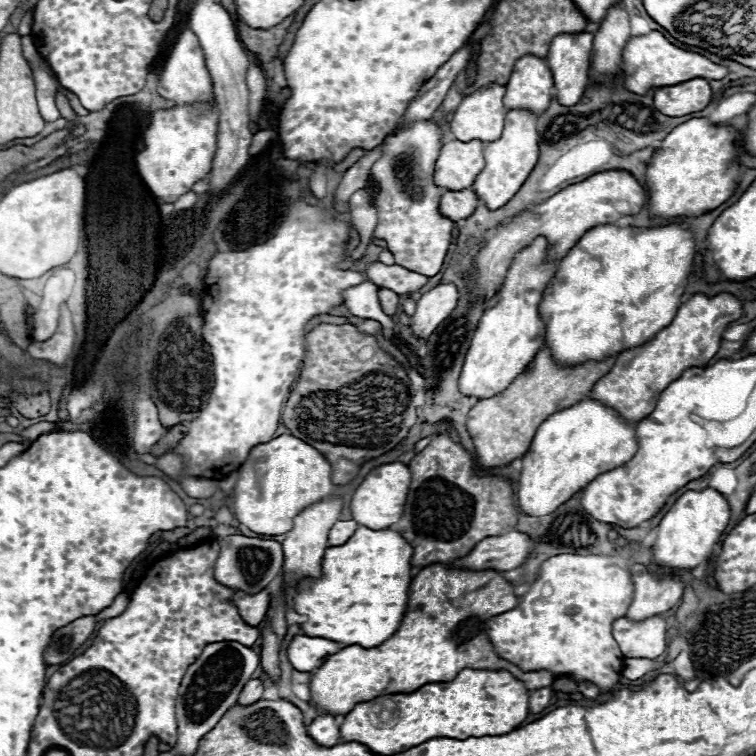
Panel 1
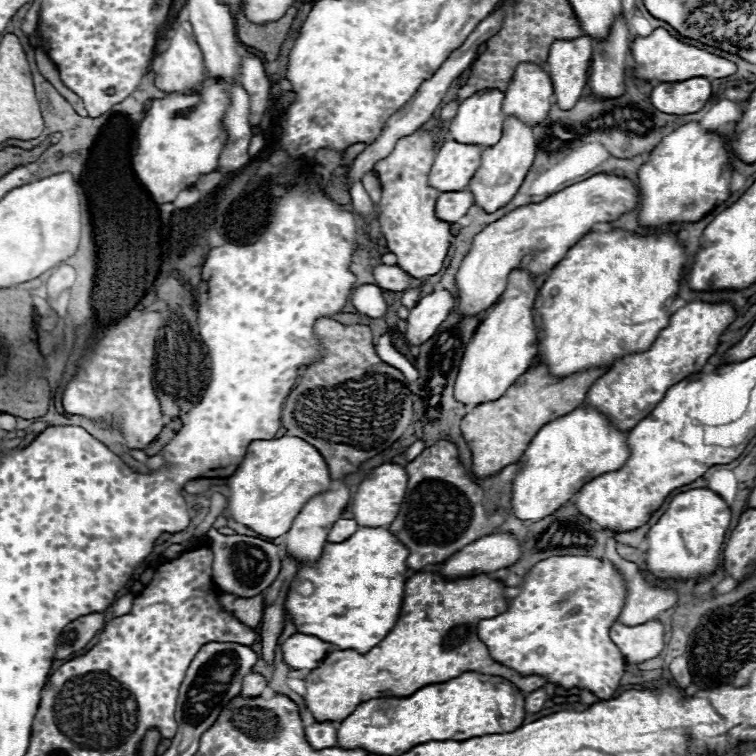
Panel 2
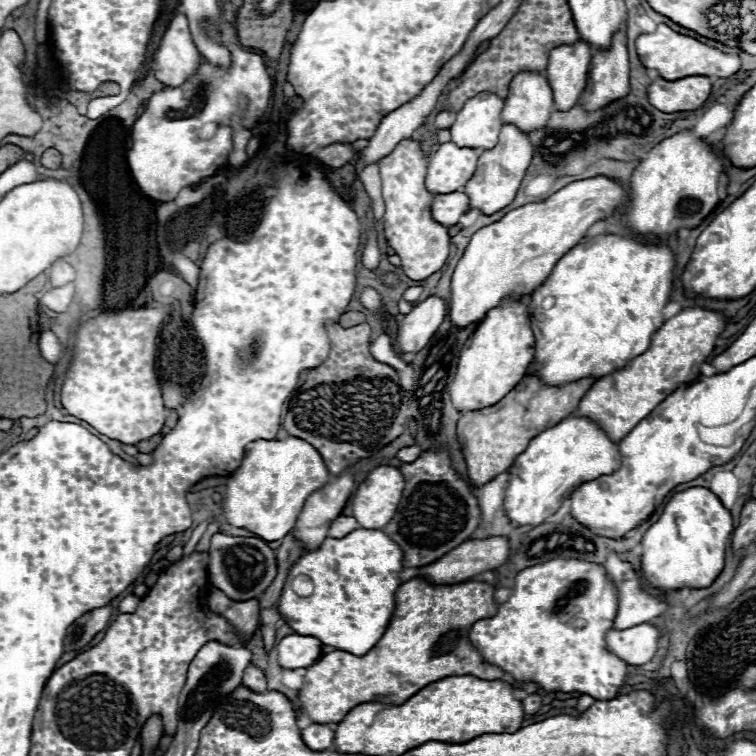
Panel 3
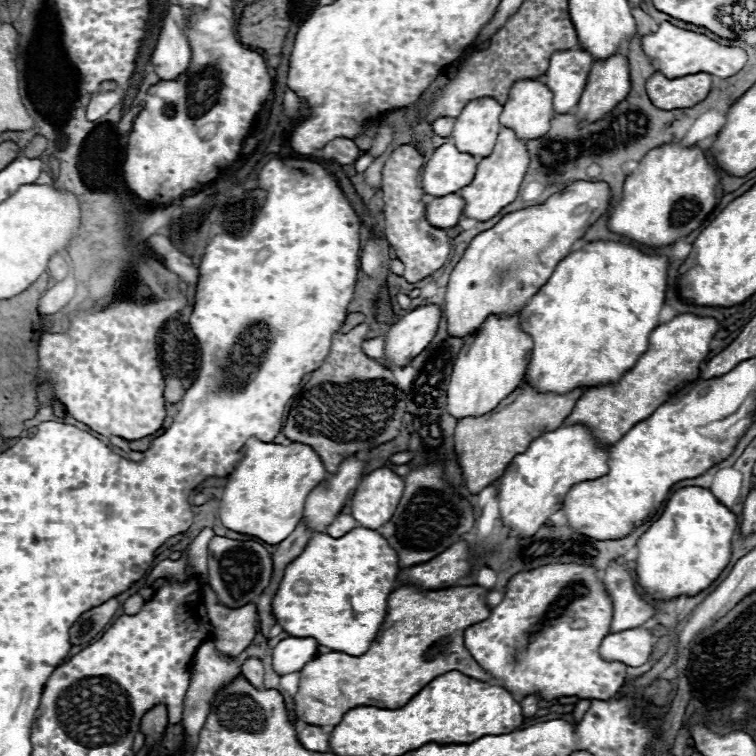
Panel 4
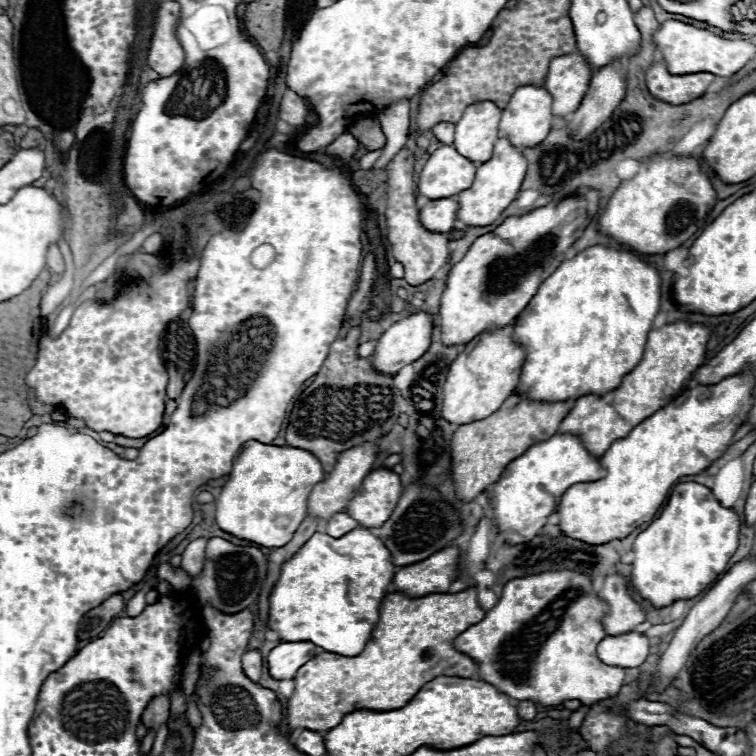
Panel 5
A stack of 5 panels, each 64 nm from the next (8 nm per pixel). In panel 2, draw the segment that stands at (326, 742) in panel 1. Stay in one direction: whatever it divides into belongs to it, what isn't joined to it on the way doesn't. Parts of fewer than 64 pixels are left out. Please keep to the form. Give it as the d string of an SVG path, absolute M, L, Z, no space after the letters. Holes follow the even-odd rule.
M314 722L306 728L306 740L316 750L332 748L336 746L336 728L332 726L332 722Z

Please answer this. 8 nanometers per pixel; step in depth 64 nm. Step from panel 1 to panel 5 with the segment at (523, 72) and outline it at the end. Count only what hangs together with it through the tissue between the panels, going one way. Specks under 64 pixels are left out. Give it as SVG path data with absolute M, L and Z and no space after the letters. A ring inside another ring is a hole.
M520 86L502 112L500 136L514 148L534 148L552 128L552 96L544 88Z

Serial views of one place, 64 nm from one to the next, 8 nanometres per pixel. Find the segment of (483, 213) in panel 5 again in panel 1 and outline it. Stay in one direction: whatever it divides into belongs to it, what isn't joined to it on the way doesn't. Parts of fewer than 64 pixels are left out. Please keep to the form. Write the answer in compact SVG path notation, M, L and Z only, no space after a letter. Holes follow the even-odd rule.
M510 110L506 114L506 124L500 140L490 142L484 148L486 166L472 184L472 190L478 194L478 200L482 200L488 206L488 210L502 208L528 178L528 174L538 162L538 154L540 150L538 150L538 134L536 134L536 116L522 110Z

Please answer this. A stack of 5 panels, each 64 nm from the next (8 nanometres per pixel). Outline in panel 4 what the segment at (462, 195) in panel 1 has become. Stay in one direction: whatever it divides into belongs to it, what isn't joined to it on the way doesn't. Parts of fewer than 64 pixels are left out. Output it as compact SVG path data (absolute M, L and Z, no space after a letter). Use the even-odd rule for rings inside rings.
M458 194L432 198L426 204L426 220L434 228L448 230L448 228L454 228L458 224L462 210L464 210L464 200Z

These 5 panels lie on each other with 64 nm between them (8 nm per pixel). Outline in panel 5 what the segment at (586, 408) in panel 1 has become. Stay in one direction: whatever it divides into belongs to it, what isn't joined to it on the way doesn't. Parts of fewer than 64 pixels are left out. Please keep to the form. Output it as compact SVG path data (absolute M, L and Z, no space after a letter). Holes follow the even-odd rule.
M554 434L550 440L534 444L522 456L512 460L502 472L500 480L490 484L486 496L494 508L494 524L500 536L510 544L530 542L544 528L550 514L556 512L556 506L562 494L580 482L592 482L602 478L606 472L600 462L582 446L578 436L572 434Z

